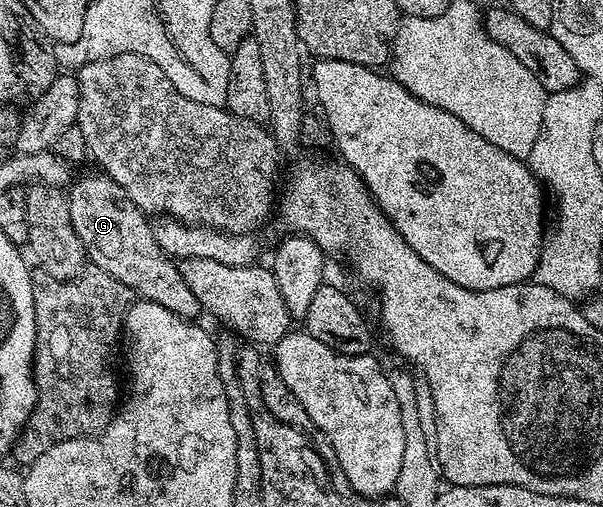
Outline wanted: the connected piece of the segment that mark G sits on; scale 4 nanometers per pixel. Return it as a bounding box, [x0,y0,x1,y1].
[67,174,202,320]

